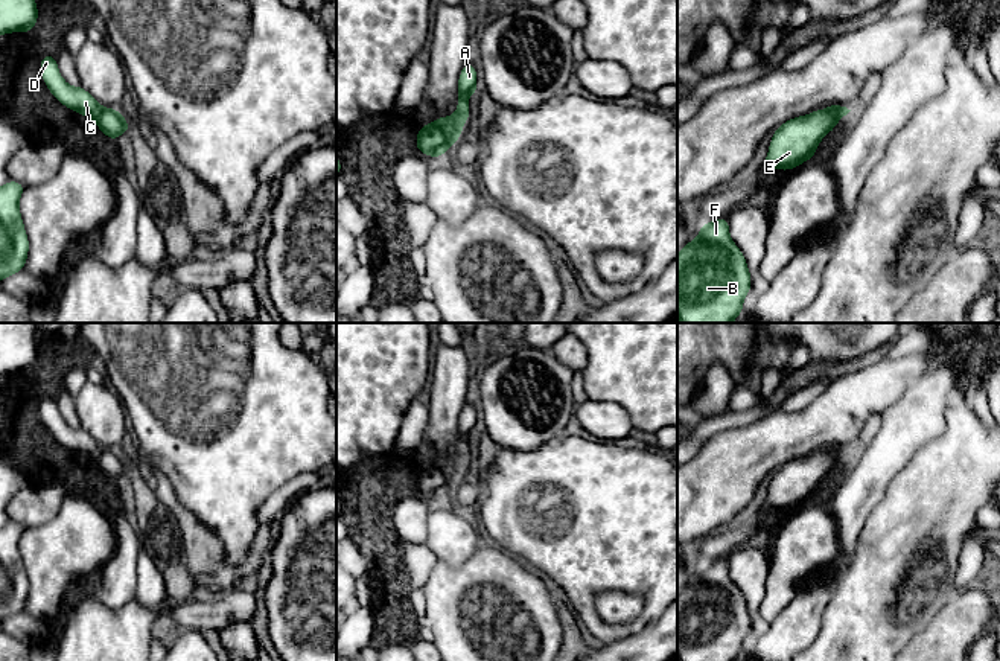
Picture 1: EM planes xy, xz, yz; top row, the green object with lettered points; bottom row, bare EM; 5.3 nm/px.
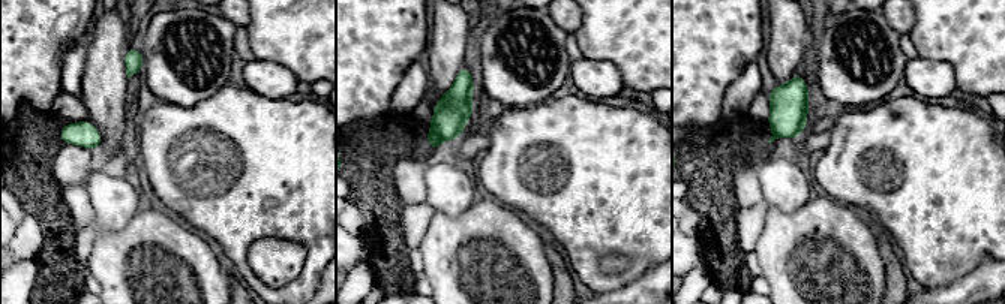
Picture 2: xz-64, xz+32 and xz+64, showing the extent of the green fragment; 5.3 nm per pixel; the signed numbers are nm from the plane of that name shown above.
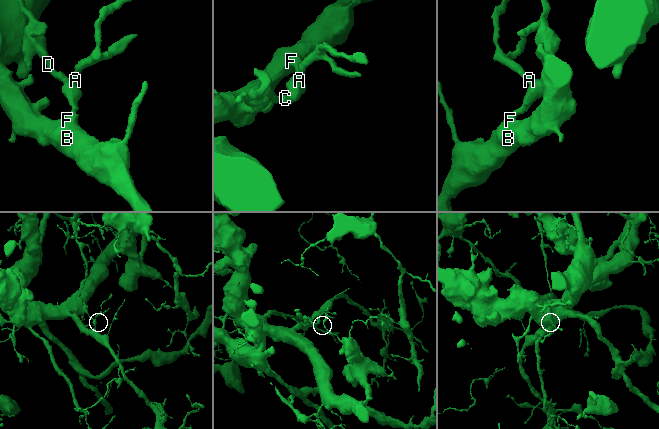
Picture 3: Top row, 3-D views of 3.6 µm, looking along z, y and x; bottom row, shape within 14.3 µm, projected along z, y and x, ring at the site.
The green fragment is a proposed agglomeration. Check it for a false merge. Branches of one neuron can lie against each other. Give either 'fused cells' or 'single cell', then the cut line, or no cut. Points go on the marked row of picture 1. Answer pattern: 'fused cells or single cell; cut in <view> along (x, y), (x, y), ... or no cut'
fused cells; cut in xz along (433, 124), (451, 145)

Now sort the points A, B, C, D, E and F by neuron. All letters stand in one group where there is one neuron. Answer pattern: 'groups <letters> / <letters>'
groups A B E F / C D

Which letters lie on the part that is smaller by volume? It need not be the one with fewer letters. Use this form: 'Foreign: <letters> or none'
Foreign: C, D

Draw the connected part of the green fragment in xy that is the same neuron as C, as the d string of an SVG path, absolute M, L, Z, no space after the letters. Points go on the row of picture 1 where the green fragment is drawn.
M44 55L40 61L40 70L46 87L59 104L94 120L100 116L104 107L85 88L70 87L62 79L56 56Z

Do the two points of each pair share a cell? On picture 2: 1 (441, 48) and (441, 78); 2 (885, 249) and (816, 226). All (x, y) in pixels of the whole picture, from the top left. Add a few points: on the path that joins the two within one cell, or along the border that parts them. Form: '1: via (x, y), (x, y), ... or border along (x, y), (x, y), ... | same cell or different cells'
1: via (441, 56), (441, 71) | same cell
2: border along (873, 231), (887, 280) | different cells

